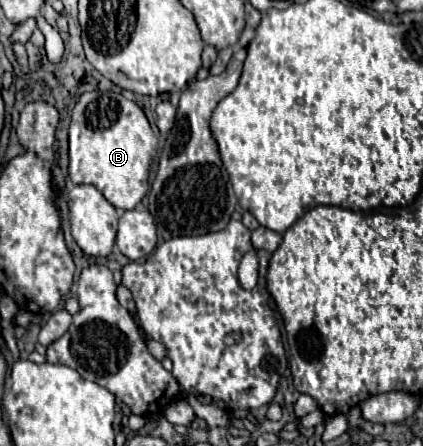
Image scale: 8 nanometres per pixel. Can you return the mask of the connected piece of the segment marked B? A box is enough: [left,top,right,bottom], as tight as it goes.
[69,92,157,210]

